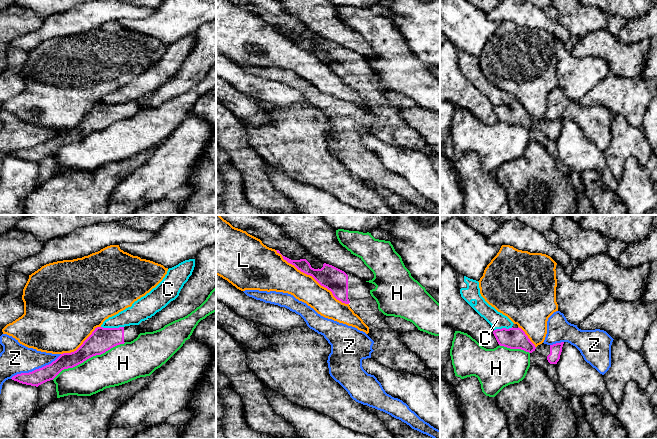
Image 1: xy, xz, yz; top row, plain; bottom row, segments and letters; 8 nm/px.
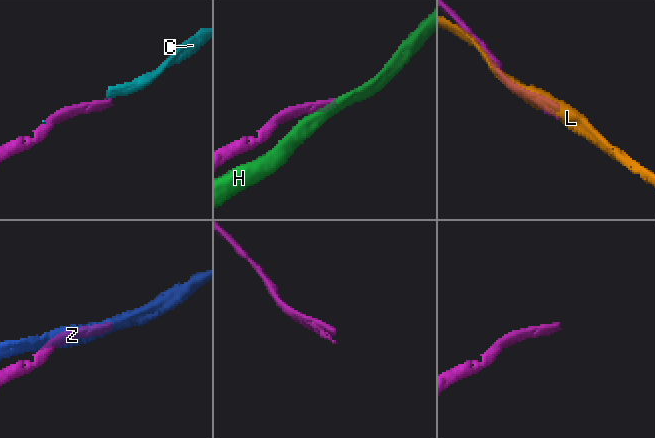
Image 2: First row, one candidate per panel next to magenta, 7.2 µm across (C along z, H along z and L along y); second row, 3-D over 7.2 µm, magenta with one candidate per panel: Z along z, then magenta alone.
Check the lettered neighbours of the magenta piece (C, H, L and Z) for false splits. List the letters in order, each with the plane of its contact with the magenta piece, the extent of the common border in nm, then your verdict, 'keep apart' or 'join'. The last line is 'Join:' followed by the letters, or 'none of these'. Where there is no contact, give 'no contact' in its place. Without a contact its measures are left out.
C: xy | 180 nm | keep apart
H: xy | 650 nm | keep apart
L: xz | 750 nm | keep apart
Z: xy | 460 nm | keep apart
Join: none of these

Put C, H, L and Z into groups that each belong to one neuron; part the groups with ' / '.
C / H / L / Z

